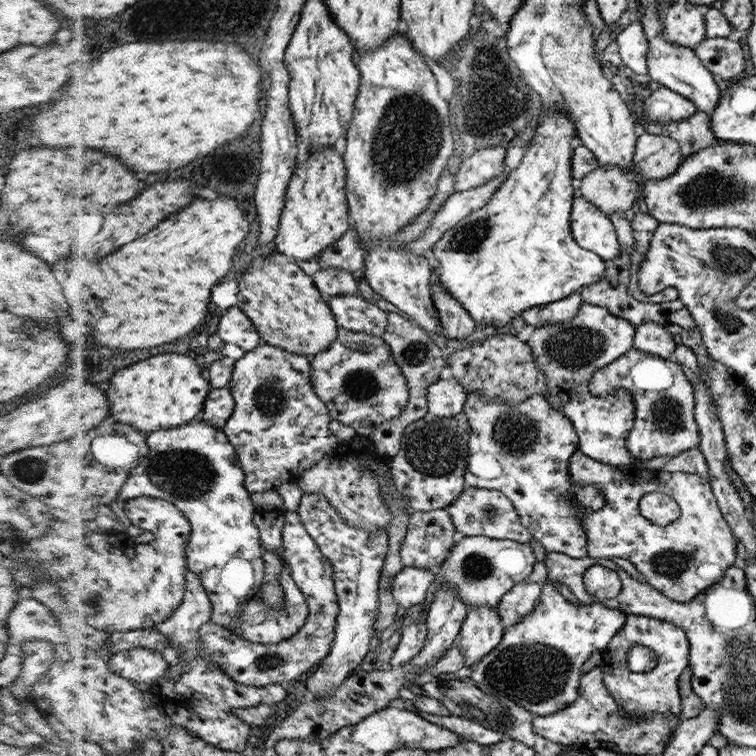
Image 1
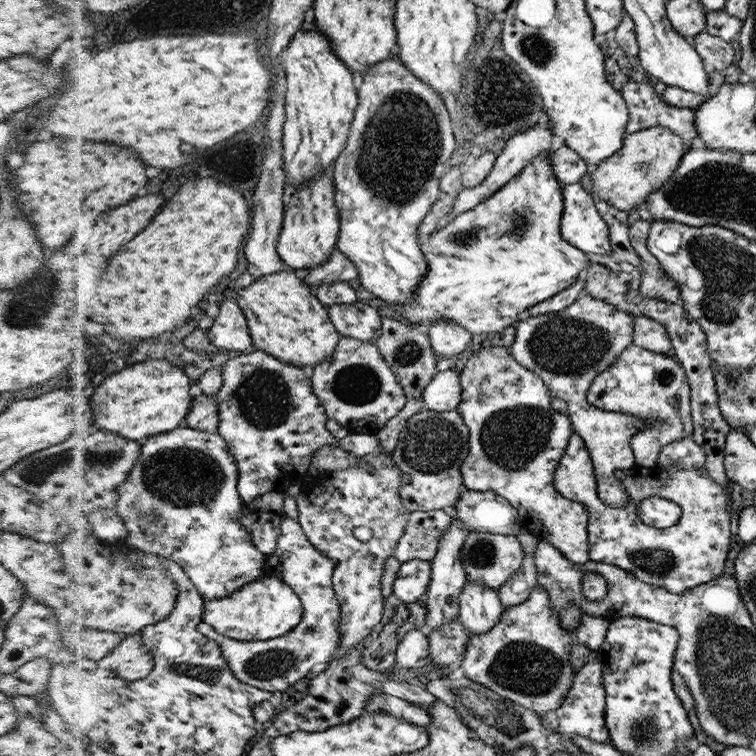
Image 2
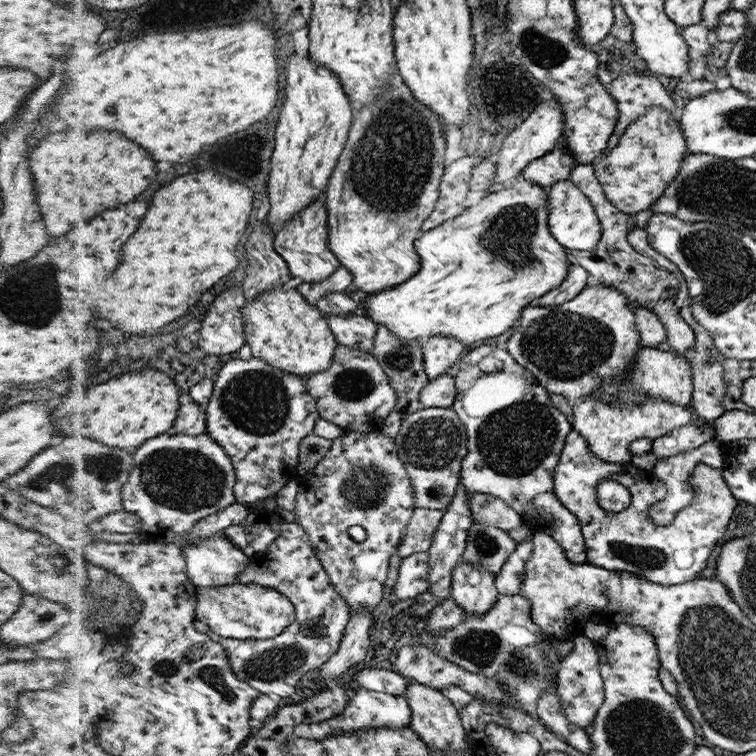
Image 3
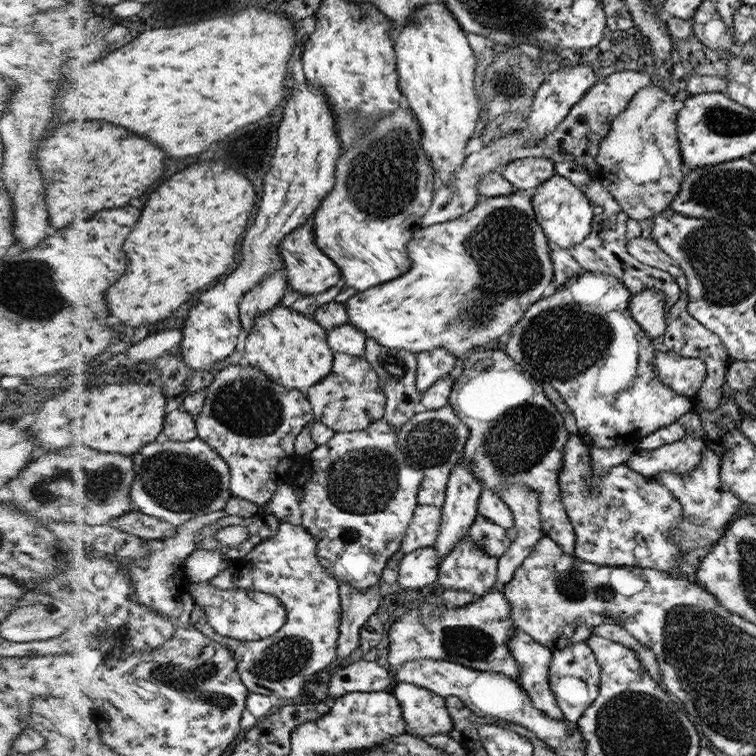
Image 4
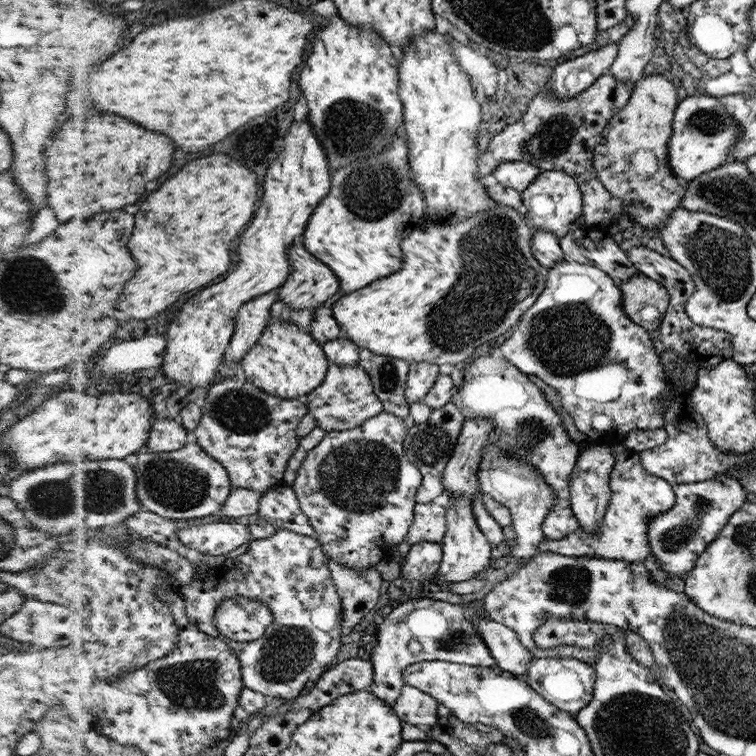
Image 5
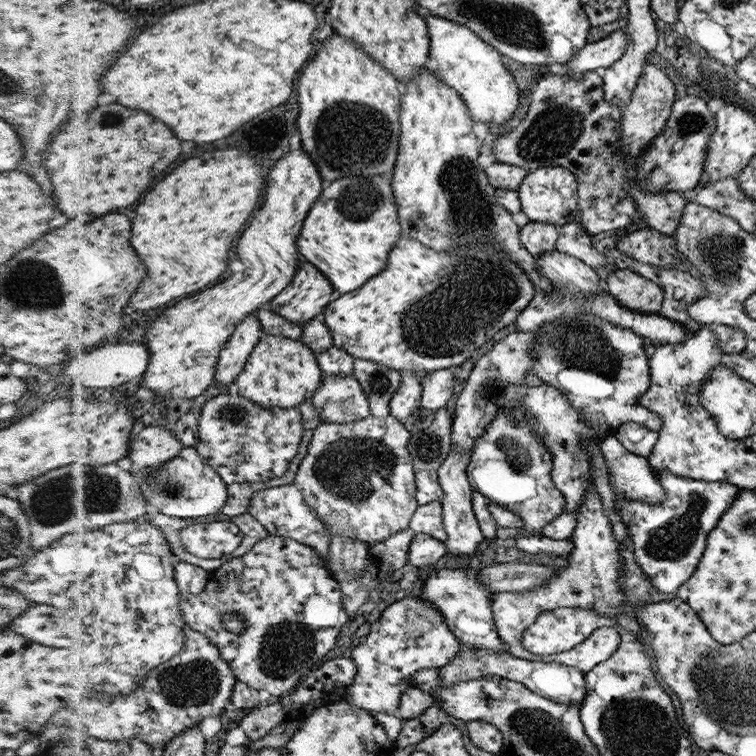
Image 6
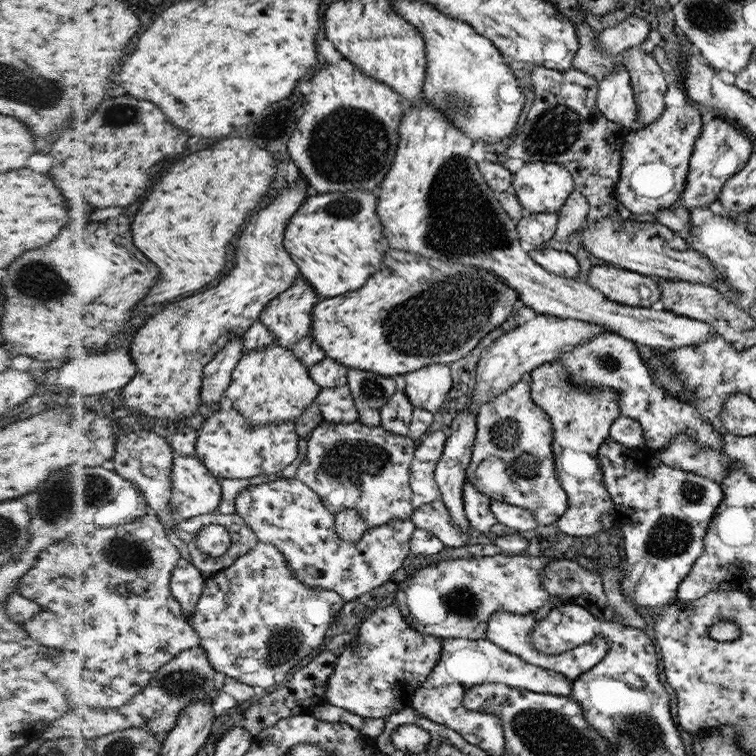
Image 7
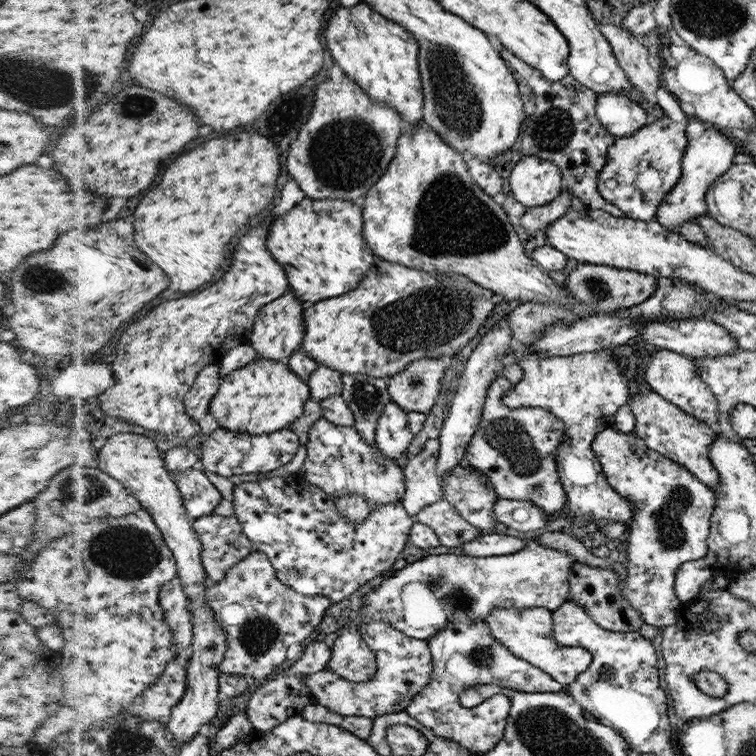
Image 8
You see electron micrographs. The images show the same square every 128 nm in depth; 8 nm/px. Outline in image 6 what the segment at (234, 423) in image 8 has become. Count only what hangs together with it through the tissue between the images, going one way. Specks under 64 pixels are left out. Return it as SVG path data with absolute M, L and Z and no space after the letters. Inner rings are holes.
M266 334L252 353L244 373L237 381L238 385L242 394L268 409L300 406L308 398L313 400L318 389L322 388L324 376L318 356L302 339Z

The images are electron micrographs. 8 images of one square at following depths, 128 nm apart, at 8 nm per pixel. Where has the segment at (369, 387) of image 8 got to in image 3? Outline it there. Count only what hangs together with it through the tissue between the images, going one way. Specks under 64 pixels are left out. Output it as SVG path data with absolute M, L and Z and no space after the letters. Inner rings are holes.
M378 324L376 336L374 336L374 346L370 352L376 357L376 360L381 363L382 369L390 385L397 390L398 402L396 408L385 418L384 426L381 428L382 434L389 435L390 438L395 438L404 424L404 420L416 410L422 410L423 404L420 404L420 390L424 388L424 384L428 382L428 372L425 371L425 355L424 346L420 341L406 341L394 335L389 327Z

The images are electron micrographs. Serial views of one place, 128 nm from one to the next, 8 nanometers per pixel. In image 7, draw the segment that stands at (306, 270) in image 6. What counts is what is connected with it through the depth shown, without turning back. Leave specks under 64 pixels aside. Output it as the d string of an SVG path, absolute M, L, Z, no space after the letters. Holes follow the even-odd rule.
M301 275L290 290L274 299L262 314L264 324L276 335L276 346L294 348L302 338L313 332L314 310L322 295L306 275Z

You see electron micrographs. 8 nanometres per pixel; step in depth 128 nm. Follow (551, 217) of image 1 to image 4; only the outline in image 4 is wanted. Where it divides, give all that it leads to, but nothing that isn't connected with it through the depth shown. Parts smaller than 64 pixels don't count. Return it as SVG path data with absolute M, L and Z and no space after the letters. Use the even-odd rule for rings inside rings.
M516 191L504 196L486 197L484 202L477 202L472 210L454 220L424 226L413 234L413 239L409 242L408 251L410 258L413 259L413 268L408 273L394 278L393 281L374 286L372 289L357 291L344 302L344 305L346 305L346 313L348 313L348 323L358 327L358 329L362 329L366 333L366 338L374 338L382 346L410 351L414 354L444 347L462 361L464 356L467 356L470 352L470 348L482 347L482 344L487 344L492 338L498 338L502 334L506 334L506 332L511 332L510 328L520 321L522 316L525 316L524 312L530 308L530 305L540 301L546 295L548 286L552 284L553 278L556 276L552 259L552 245L548 236L544 234L544 228L537 222L533 199L526 192Z

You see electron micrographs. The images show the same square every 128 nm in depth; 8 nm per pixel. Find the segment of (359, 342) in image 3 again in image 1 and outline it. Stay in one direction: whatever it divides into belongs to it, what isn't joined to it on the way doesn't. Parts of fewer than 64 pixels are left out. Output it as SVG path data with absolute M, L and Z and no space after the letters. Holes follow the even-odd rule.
M360 292L354 295L334 295L327 299L340 328L382 336L387 312L368 303Z

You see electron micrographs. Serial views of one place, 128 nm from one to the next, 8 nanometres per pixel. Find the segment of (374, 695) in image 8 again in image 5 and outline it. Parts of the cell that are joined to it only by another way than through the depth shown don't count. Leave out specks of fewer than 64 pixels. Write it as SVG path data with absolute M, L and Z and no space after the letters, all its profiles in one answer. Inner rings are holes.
M428 598L411 599L394 608L379 627L378 644L370 656L374 680L367 690L389 706L394 706L405 685L405 669L414 663L440 660L497 668L496 659L479 634L479 628L471 622L479 620L476 609L475 606L460 606Z

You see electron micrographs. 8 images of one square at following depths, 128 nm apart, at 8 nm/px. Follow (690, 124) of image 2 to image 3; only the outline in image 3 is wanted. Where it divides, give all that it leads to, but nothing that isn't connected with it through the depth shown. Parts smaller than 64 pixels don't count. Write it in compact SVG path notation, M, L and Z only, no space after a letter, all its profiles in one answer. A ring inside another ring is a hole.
M624 72L624 74L619 74L618 78L606 89L609 91L609 94L613 96L614 101L617 102L619 111L618 122L616 123L616 130L614 130L612 136L608 138L608 146L601 156L592 162L593 165L598 165L600 160L605 158L606 154L618 145L618 140L620 140L624 131L629 129L630 126L636 123L642 116L645 116L652 106L661 108L661 110L665 111L668 115L673 115L673 118L677 119L677 122L681 120L680 114L683 112L681 110L681 103L672 96L669 90L664 89L662 83L658 82L656 76L650 72L643 74Z

